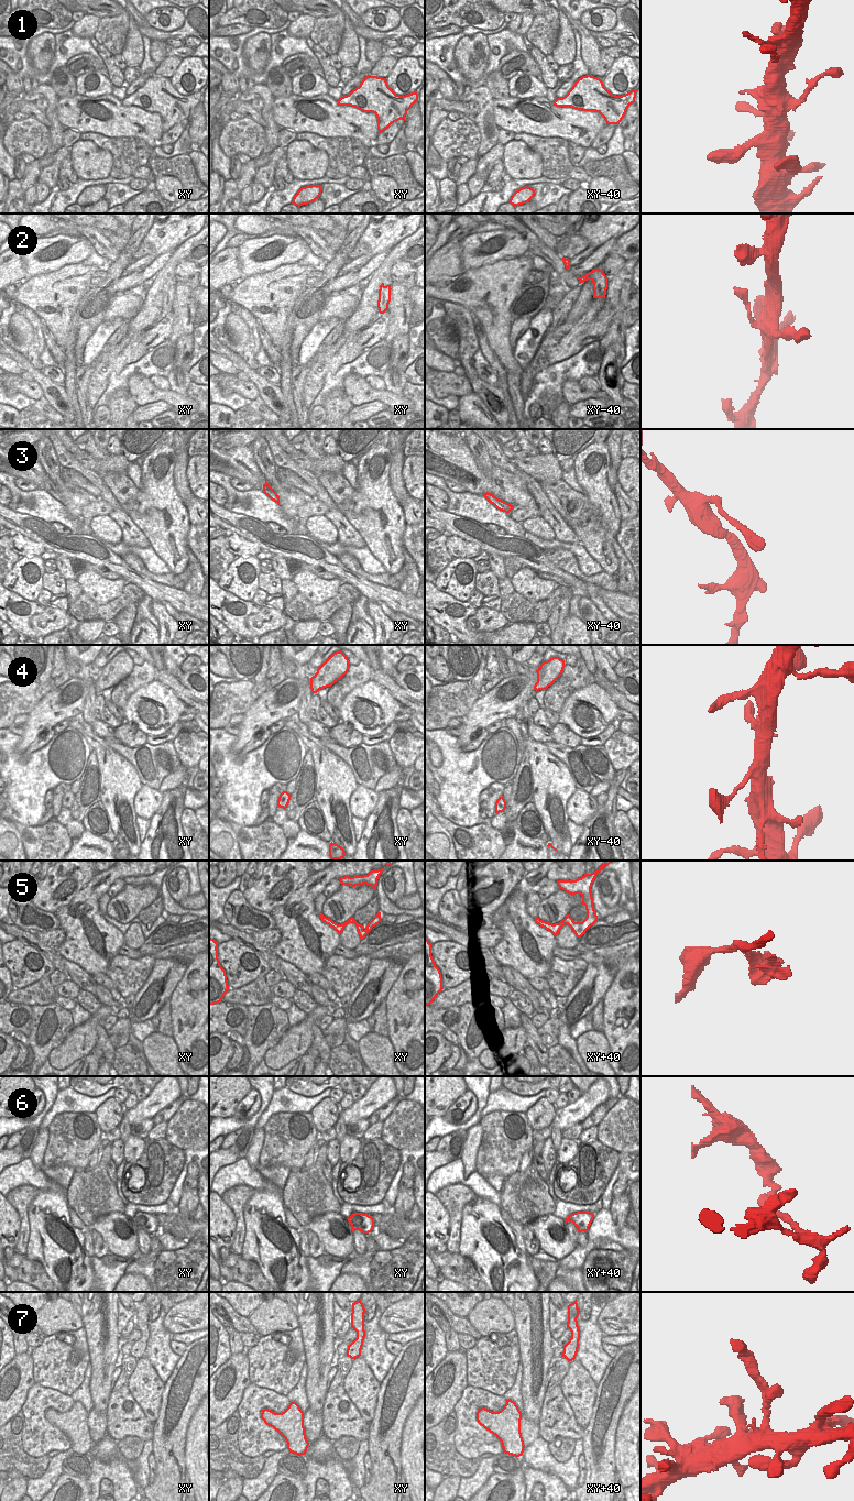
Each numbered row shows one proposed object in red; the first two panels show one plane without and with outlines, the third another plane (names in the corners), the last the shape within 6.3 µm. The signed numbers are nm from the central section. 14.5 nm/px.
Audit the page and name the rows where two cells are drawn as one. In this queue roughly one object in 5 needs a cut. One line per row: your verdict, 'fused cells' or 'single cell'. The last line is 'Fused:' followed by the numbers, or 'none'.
1: single cell
2: single cell
3: single cell
4: single cell
5: single cell
6: single cell
7: single cell
Fused: none

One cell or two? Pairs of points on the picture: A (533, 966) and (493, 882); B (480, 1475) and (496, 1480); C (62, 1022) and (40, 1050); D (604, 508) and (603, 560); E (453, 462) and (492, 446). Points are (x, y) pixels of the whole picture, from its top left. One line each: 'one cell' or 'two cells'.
A: two cells
B: two cells
C: one cell
D: one cell
E: two cells

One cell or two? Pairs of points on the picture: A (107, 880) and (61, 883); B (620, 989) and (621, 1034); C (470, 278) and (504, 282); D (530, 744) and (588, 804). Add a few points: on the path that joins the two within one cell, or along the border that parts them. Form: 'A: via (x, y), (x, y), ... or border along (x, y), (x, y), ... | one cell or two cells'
A: border along (95, 873), (70, 900) | two cells
B: via (620, 1001), (620, 1006), (614, 1012), (613, 1026) | one cell
C: via (479, 282), (495, 282) | one cell
D: border along (576, 788), (567, 801), (567, 814) | two cells

